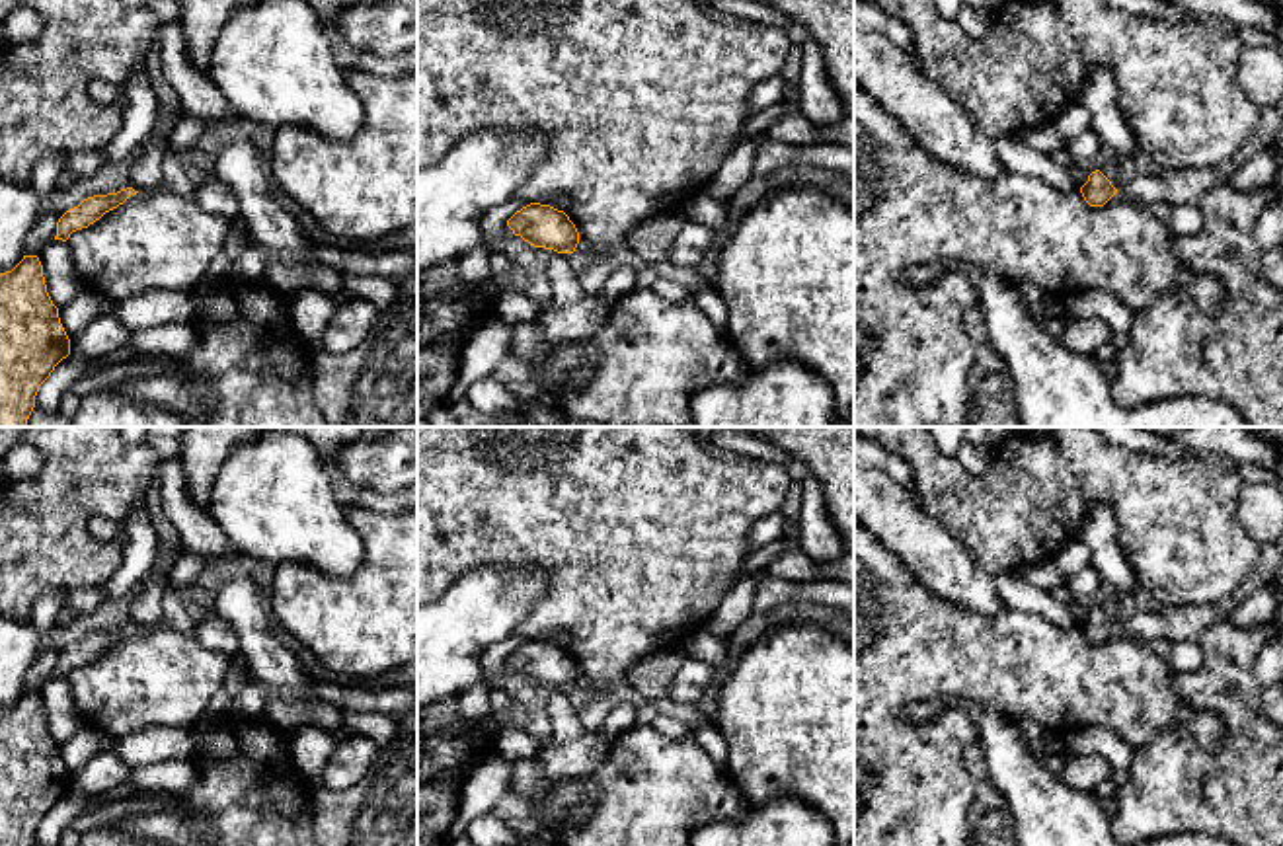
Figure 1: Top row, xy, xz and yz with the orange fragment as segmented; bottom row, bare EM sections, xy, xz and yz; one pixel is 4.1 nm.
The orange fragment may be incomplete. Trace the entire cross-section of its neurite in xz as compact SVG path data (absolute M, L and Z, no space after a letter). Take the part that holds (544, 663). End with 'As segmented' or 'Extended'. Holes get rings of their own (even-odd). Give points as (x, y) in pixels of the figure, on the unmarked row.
M530 639L523 643L507 657L507 663L534 684L571 690L589 702L597 700L597 694L581 684L579 669L569 653L550 641Z. Extended

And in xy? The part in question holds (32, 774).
M37 692L0 710L0 846L33 846L39 823L70 791Z. As segmented

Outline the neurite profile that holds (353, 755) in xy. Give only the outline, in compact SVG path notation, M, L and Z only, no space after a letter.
M341 733L328 760L320 786L328 791L345 791L359 784L372 766L378 747L363 735Z

